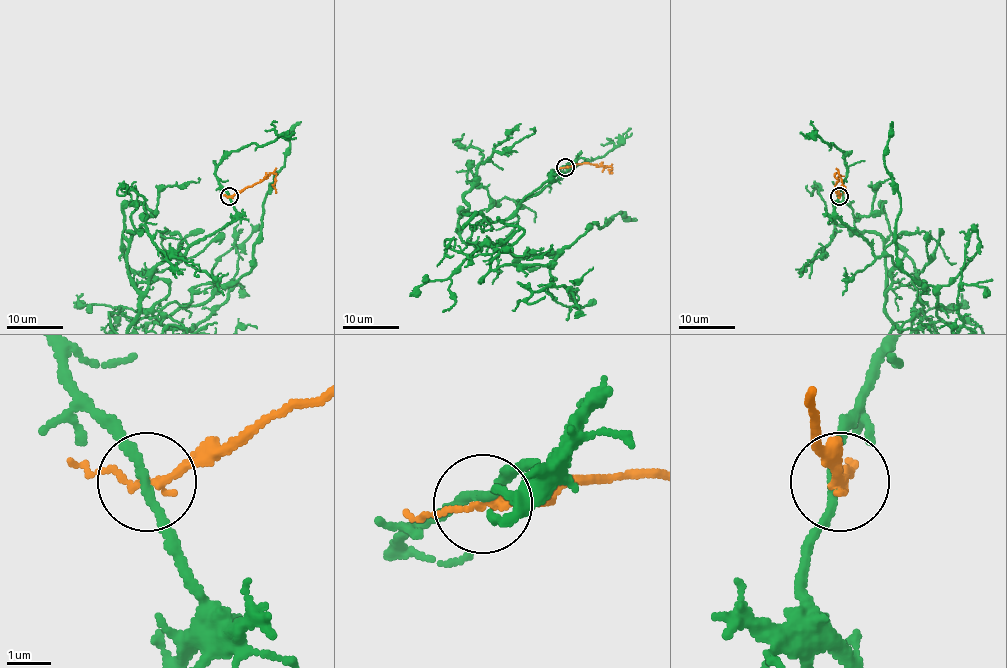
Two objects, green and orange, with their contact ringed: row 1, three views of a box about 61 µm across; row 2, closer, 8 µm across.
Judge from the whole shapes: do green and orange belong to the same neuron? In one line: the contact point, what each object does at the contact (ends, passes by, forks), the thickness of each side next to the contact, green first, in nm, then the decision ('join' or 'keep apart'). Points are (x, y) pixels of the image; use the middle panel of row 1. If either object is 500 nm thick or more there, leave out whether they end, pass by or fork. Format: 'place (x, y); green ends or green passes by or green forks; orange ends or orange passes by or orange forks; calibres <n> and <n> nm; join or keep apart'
place (565, 167); green passes by; orange passes by; calibres 200 and 160 nm; keep apart

